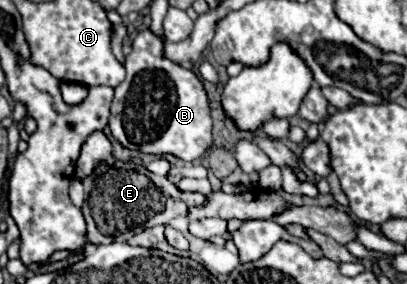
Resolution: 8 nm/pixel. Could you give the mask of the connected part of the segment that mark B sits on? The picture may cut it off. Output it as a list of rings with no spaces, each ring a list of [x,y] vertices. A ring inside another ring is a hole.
[[[142,30],[132,42],[132,52],[126,56],[126,78],[114,90],[112,114],[110,114],[110,130],[116,140],[120,140],[126,148],[148,152],[148,154],[174,154],[182,160],[200,158],[212,144],[212,118],[206,92],[202,88],[200,78],[178,66],[172,60],[164,60],[164,44],[152,30]]]

